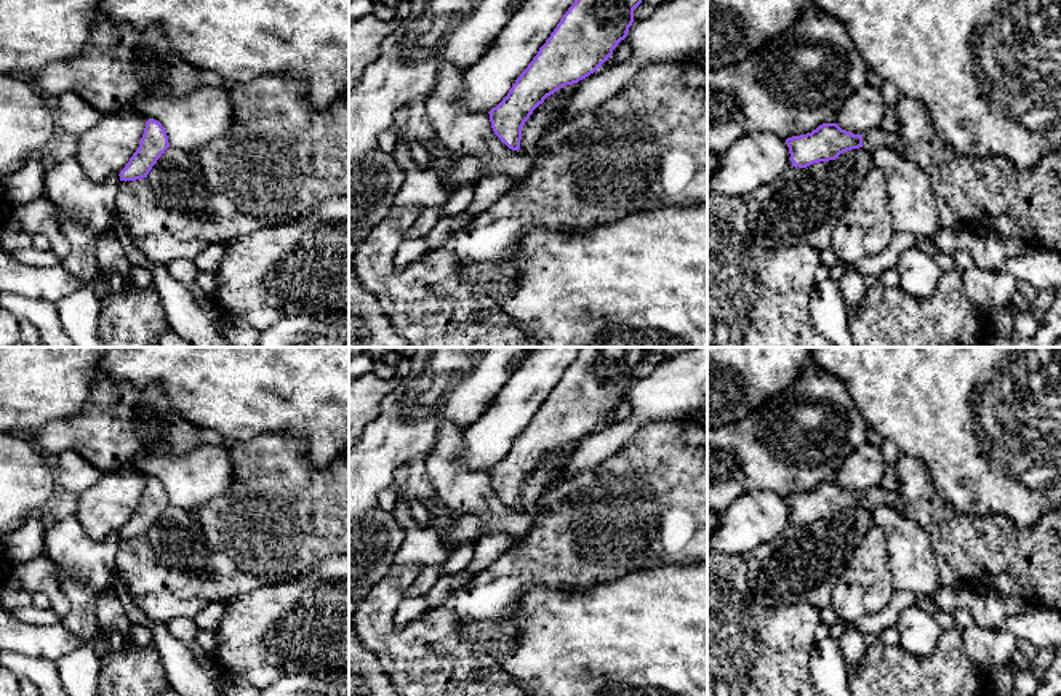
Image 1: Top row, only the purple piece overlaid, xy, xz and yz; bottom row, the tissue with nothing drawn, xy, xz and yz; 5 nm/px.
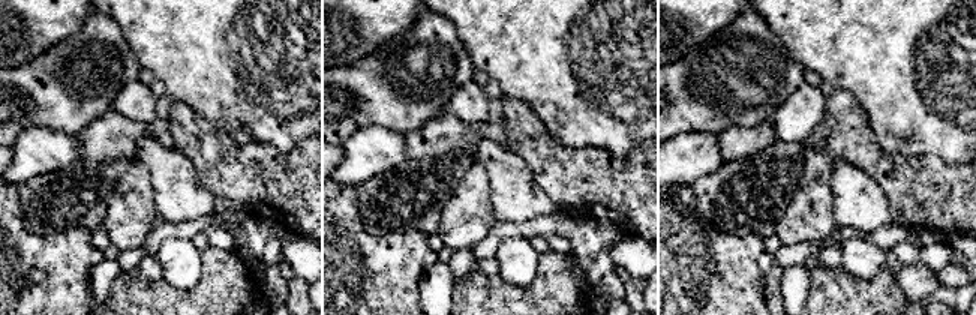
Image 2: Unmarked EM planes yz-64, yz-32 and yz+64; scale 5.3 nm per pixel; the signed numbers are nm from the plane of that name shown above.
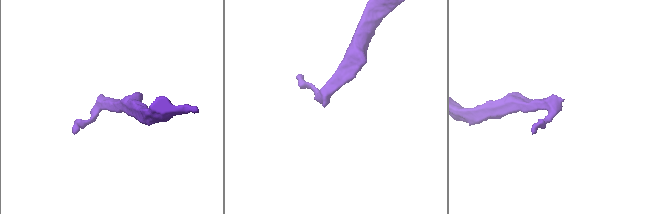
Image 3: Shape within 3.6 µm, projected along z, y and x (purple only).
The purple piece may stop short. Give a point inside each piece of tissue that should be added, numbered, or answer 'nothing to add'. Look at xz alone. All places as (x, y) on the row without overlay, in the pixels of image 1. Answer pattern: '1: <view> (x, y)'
nothing to add

